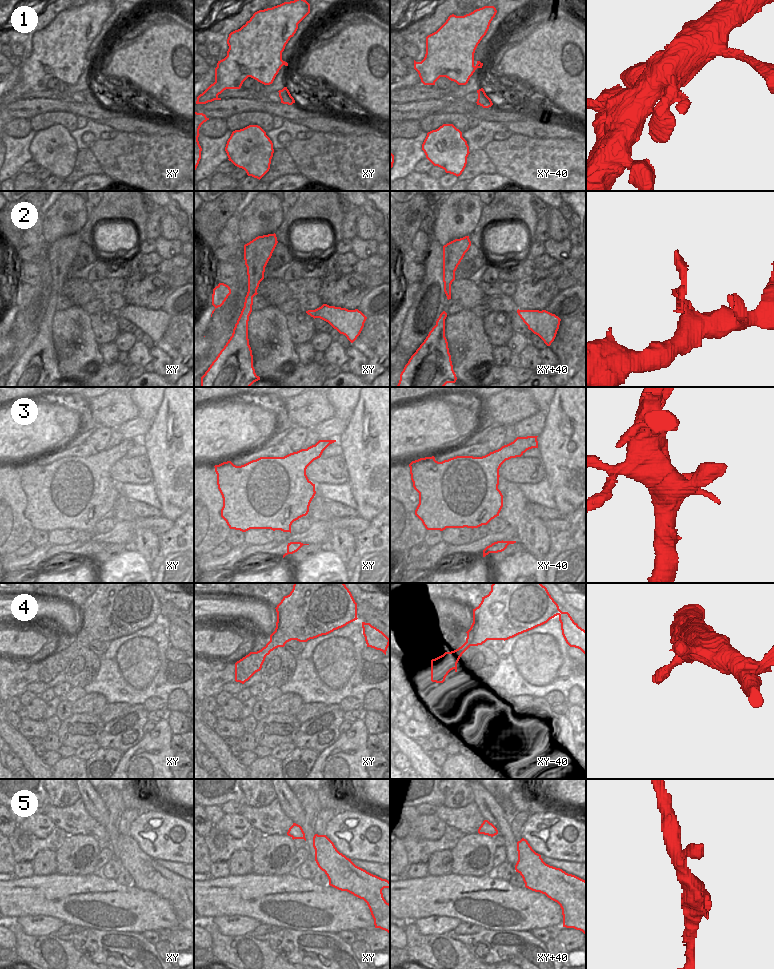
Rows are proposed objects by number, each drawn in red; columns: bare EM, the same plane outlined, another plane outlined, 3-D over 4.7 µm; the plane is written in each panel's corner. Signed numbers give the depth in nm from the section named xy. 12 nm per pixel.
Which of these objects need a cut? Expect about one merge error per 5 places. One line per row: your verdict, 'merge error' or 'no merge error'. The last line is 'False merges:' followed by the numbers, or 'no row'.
1: no merge error
2: no merge error
3: no merge error
4: no merge error
5: no merge error
False merges: no row

